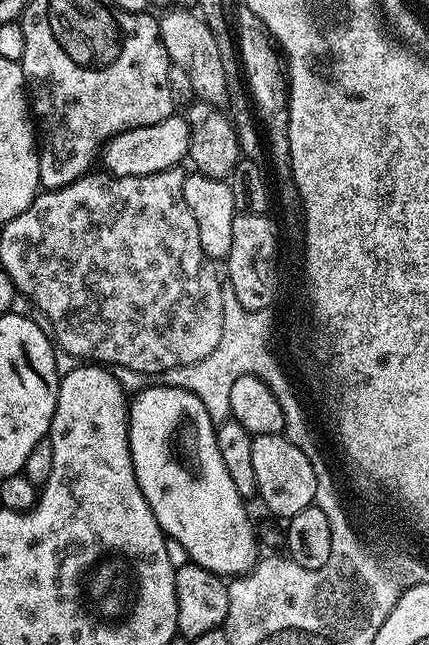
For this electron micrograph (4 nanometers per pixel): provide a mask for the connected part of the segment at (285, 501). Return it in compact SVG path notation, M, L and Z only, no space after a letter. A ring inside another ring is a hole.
M262 434L252 437L252 456L254 475L258 482L256 496L266 507L271 515L276 518L290 518L298 514L298 510L306 510L313 504L315 498L314 466L310 466L310 458L294 446L288 437L281 434Z

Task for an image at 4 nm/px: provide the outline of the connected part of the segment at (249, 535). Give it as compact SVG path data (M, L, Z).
M153 383L151 386L145 388L143 392L135 393L131 397L128 410L128 441L130 442L130 454L132 455L134 474L138 478L138 486L142 490L142 494L146 498L150 510L154 514L154 518L158 518L158 526L164 531L165 536L175 538L184 547L191 563L210 570L216 576L221 578L235 578L237 576L243 576L245 572L251 572L258 559L258 553L256 553L256 548L258 549L258 532L254 527L254 520L252 524L251 518L248 517L248 508L244 505L247 504L245 497L240 496L238 490L234 490L234 481L230 479L230 473L226 471L226 466L222 463L222 454L218 454L216 424L214 423L214 418L206 410L206 406L202 406L200 399L190 390L175 388L169 384L158 386Z

